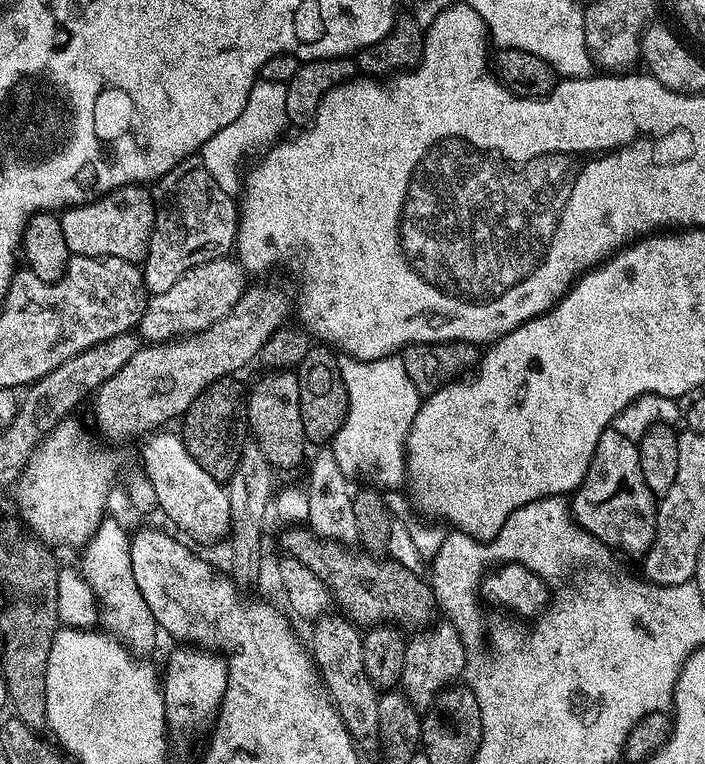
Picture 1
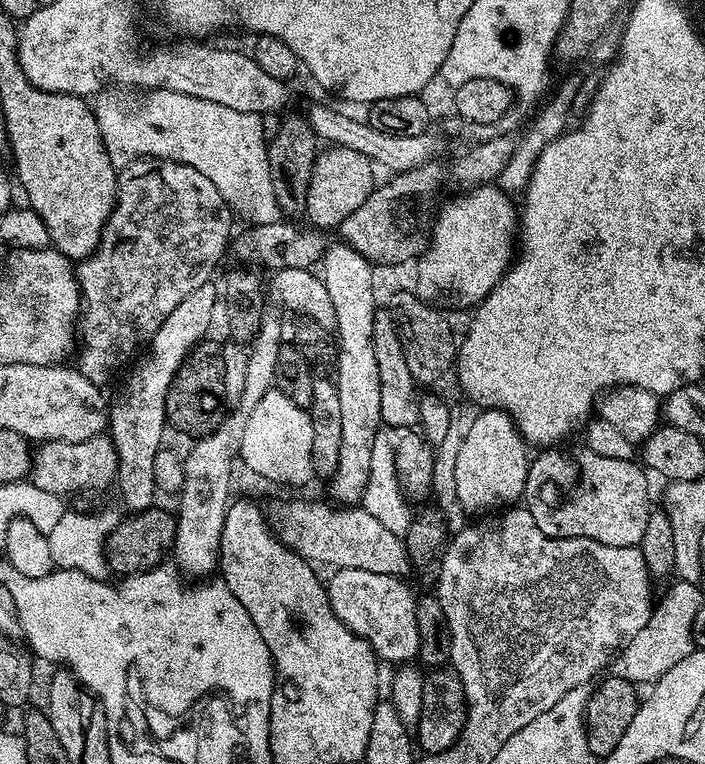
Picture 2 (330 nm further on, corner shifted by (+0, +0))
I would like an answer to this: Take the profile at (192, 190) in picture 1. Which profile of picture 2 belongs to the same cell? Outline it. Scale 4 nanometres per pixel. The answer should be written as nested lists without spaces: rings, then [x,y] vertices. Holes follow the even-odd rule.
[[[141,158],[119,169],[116,178],[116,205],[106,222],[100,245],[92,251],[91,256],[79,261],[76,268],[76,281],[80,283],[82,300],[86,305],[82,316],[82,343],[78,348],[78,357],[80,356],[78,370],[83,376],[90,378],[90,382],[101,386],[107,385],[106,382],[111,378],[112,372],[118,371],[136,351],[139,353],[147,345],[158,330],[158,326],[162,326],[162,322],[166,322],[170,310],[174,310],[174,306],[178,306],[178,302],[182,302],[182,298],[186,298],[186,294],[198,290],[198,286],[209,283],[213,279],[212,271],[219,266],[224,252],[226,256],[226,249],[229,247],[230,237],[233,235],[232,224],[228,220],[200,220],[200,184],[202,185],[202,178],[198,174],[198,170],[194,170],[194,166],[186,166],[173,160]]]

